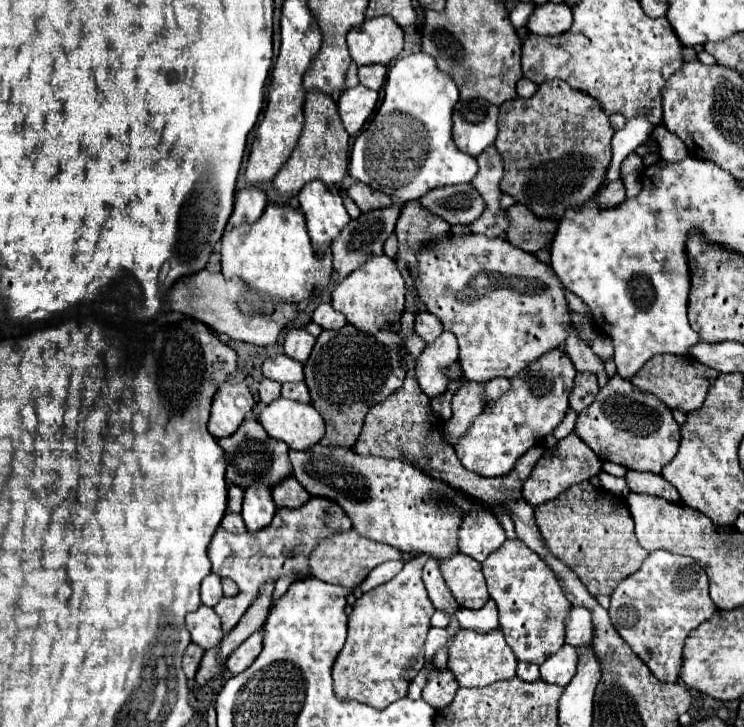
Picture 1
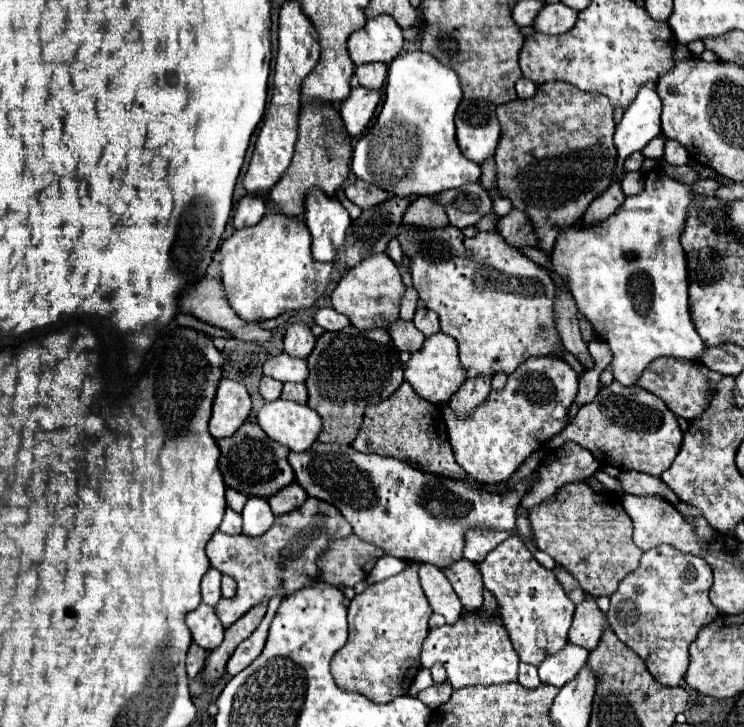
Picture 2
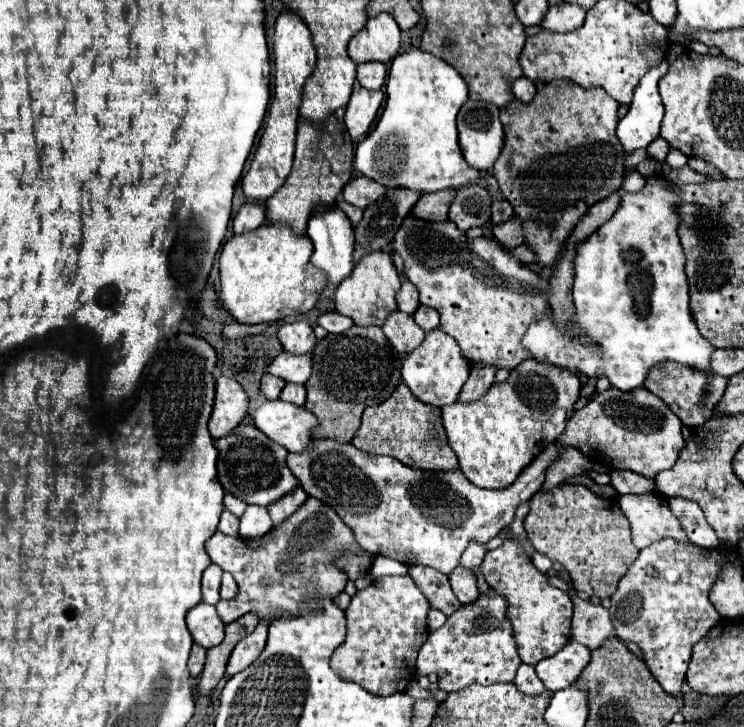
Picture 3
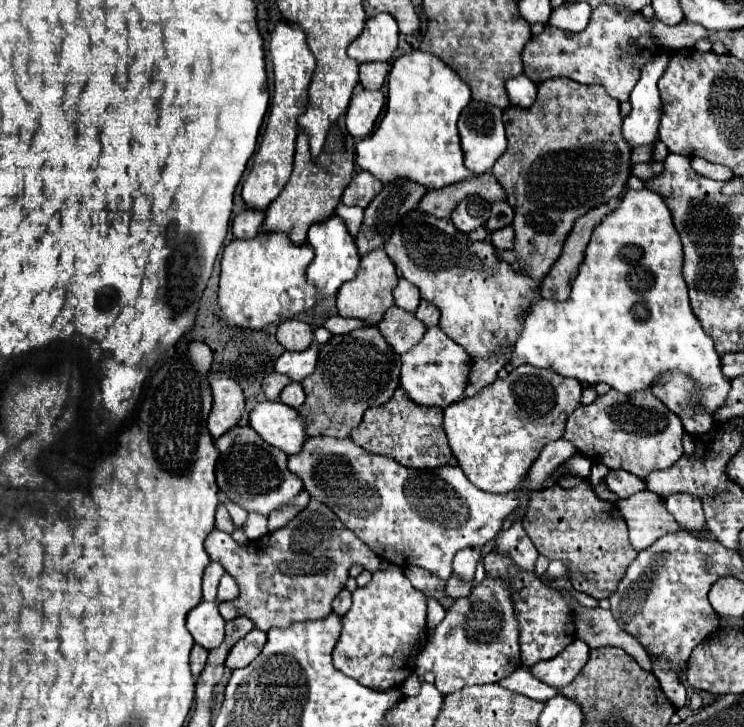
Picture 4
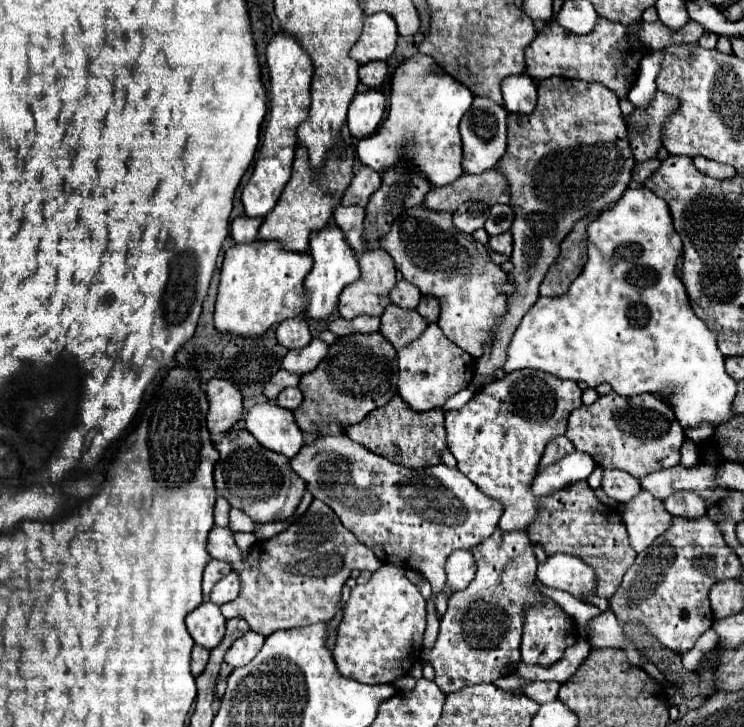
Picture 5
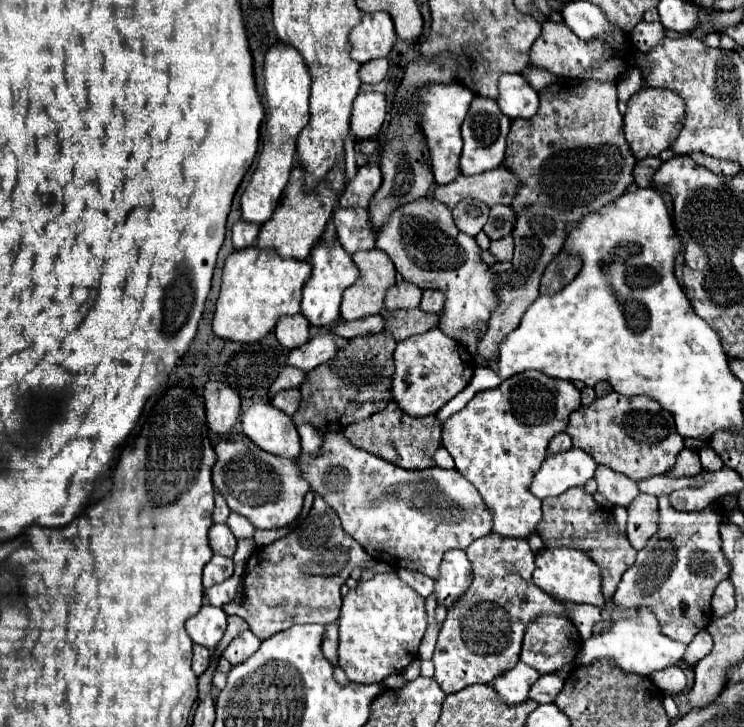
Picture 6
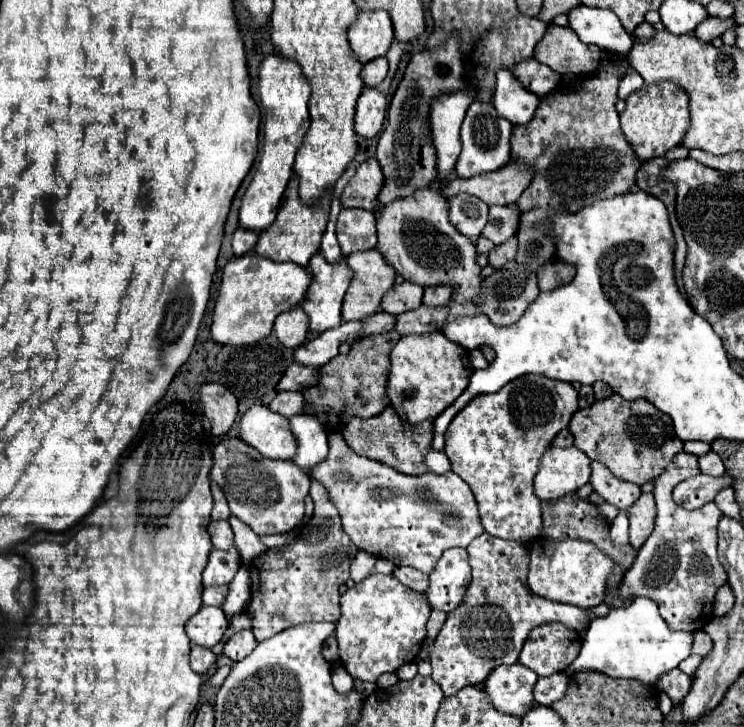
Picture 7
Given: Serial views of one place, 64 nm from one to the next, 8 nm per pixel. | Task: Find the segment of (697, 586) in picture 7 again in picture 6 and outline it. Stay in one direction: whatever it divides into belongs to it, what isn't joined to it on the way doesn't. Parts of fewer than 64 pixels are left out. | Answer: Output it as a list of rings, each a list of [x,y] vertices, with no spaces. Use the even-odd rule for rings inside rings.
[[[684,448],[678,458],[676,458],[676,466],[672,466],[672,470],[668,470],[666,474],[670,478],[677,478],[682,476],[696,476],[702,471],[700,458],[696,450],[688,450]],[[658,496],[658,506],[658,532],[638,552],[634,566],[622,576],[614,602],[620,608],[650,606],[664,634],[688,644],[712,620],[712,592],[728,578],[728,562],[722,556],[718,534],[722,514],[712,506],[700,512],[680,512],[672,508],[668,496]]]

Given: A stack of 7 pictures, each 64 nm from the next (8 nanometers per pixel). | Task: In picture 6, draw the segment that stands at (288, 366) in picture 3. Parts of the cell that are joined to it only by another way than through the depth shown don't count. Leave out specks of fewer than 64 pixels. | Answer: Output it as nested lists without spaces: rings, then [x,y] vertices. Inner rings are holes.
[[[330,330],[326,334],[320,334],[312,340],[308,340],[304,346],[294,348],[288,356],[288,364],[296,366],[304,372],[310,372],[312,368],[328,362],[336,354],[336,332]]]

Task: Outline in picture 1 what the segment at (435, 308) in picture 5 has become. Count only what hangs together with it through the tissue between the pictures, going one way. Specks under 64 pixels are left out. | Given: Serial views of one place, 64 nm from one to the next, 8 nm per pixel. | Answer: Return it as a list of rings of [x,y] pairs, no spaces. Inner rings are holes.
[[[426,310],[416,314],[416,326],[414,328],[424,338],[424,342],[432,342],[434,338],[438,338],[442,334],[440,320],[432,312],[426,312]]]

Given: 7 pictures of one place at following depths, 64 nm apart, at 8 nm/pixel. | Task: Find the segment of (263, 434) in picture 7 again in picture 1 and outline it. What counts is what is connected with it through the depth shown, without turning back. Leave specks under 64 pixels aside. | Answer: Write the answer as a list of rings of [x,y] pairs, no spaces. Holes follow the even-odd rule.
[[[278,398],[258,416],[270,438],[286,442],[292,450],[312,448],[324,434],[324,420],[312,404]]]

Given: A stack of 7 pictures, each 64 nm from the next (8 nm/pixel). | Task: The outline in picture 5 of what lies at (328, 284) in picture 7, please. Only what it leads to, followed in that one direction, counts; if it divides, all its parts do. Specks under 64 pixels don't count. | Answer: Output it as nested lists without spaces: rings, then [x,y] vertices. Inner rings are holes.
[[[336,226],[334,228],[324,228],[316,234],[312,234],[312,242],[310,242],[308,252],[314,260],[314,266],[304,280],[306,294],[308,294],[306,314],[312,320],[328,320],[334,314],[334,310],[338,308],[340,292],[348,284],[352,284],[360,278],[360,268],[358,268],[358,262],[356,262],[356,254],[350,250],[350,246],[344,240],[344,234]]]

